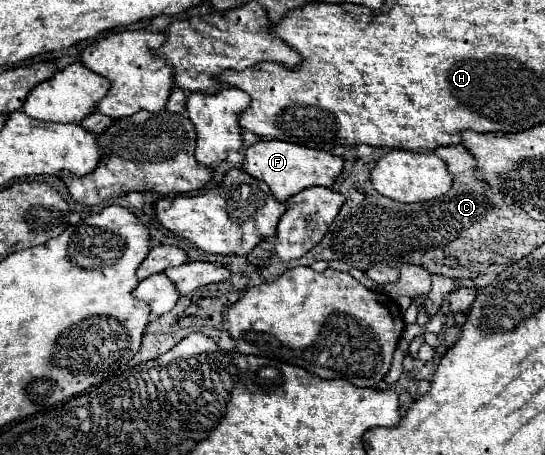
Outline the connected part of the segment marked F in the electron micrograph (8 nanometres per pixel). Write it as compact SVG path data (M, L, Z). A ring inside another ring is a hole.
M262 140L246 150L246 160L244 160L244 172L248 172L258 180L264 180L270 186L276 200L280 202L286 202L292 194L298 194L312 186L330 188L334 180L340 176L342 168L344 168L344 160L340 156L334 156L332 152L314 150L284 140Z

